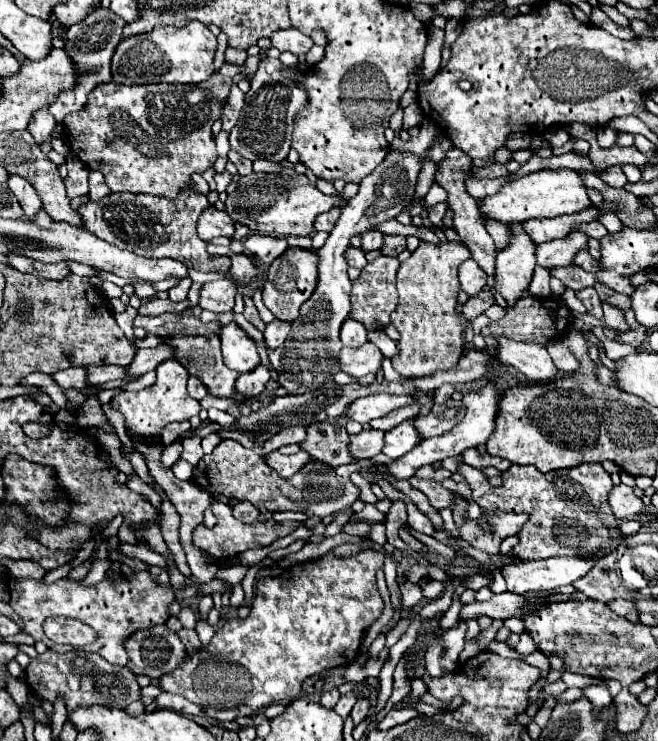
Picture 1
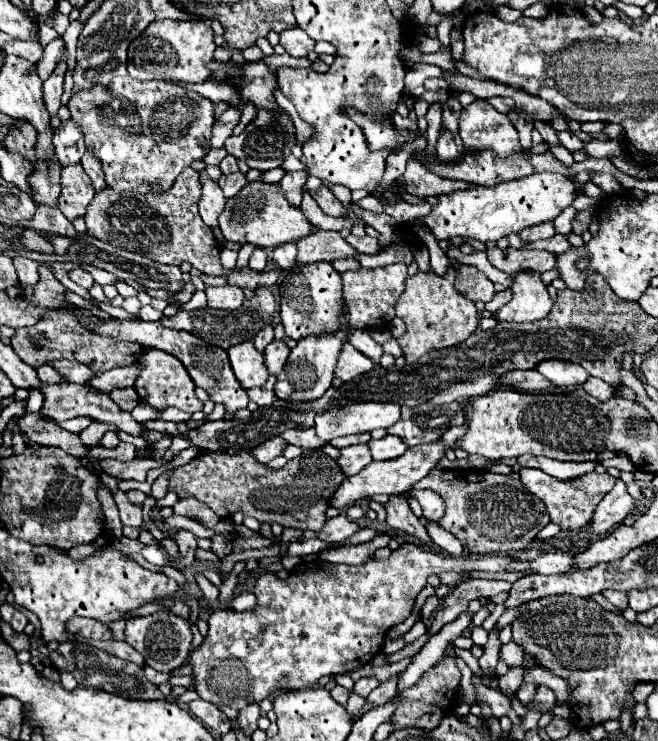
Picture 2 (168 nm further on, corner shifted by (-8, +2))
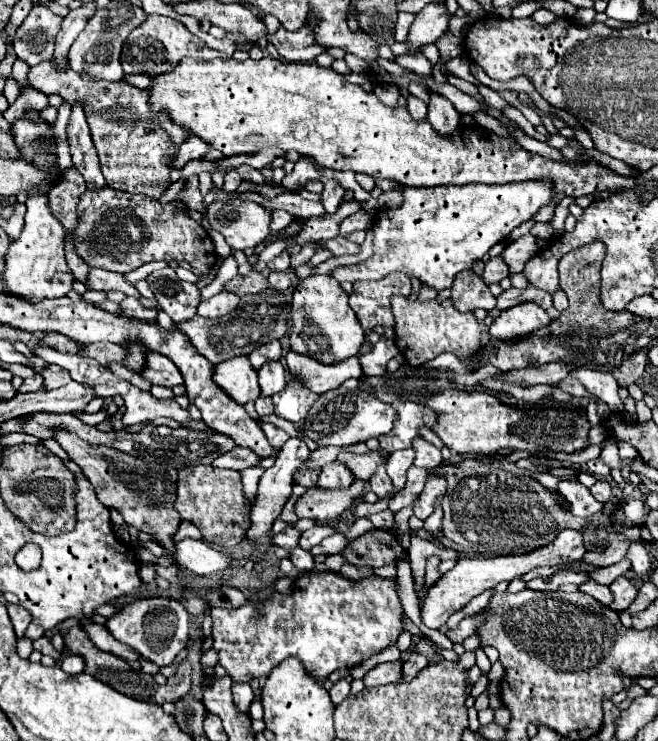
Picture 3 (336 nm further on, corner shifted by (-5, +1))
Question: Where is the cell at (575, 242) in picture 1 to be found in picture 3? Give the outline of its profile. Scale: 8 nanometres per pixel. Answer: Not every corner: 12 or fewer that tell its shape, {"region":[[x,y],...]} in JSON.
{"region":[[491,258],[479,278],[489,286],[507,274],[503,258]]}

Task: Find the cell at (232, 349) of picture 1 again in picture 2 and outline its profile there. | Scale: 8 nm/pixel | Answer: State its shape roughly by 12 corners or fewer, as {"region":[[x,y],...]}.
{"region":[[252,341],[228,349],[236,379],[262,387],[268,379],[264,355]]}

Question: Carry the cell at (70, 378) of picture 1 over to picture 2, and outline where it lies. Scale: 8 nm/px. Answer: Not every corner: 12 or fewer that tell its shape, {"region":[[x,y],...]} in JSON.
{"region":[[50,365],[38,367],[44,383],[64,383],[66,379]]}

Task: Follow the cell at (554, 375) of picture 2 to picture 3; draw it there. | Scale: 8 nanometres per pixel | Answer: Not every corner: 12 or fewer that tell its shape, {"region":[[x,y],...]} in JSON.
{"region":[[577,368],[571,376],[611,412],[623,412],[613,374]]}

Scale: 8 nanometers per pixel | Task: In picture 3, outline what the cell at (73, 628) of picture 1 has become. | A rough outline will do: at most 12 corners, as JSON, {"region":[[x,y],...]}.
{"region":[[143,598],[107,618],[119,642],[159,666],[187,646],[179,600]]}

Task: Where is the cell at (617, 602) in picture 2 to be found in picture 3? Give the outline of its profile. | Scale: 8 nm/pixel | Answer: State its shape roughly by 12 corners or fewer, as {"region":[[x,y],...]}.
{"region":[[587,580],[579,586],[583,594],[597,602],[611,604],[609,586]]}

